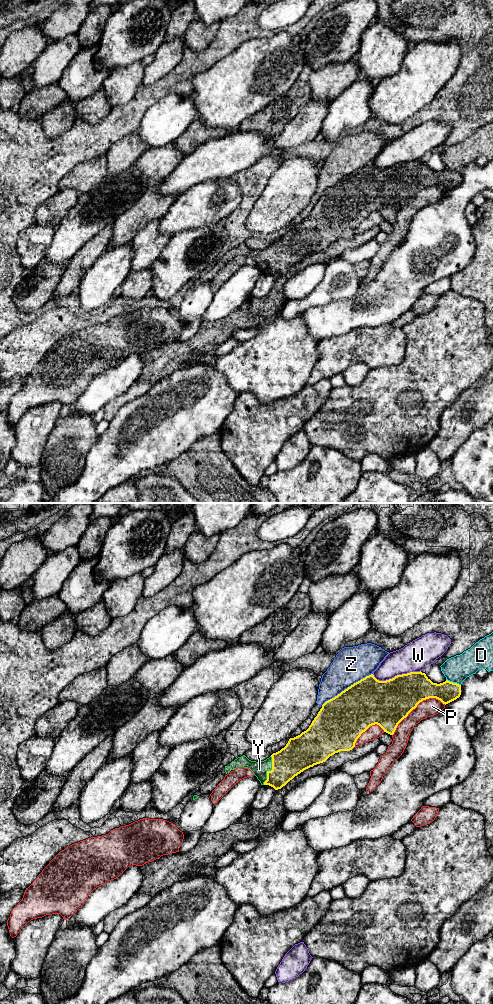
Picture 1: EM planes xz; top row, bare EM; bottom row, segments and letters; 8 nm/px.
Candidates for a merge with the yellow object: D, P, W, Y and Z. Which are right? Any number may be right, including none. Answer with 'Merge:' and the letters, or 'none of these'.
Merge: Y

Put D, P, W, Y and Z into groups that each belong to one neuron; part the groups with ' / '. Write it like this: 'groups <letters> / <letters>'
groups D / P / W / Y / Z

